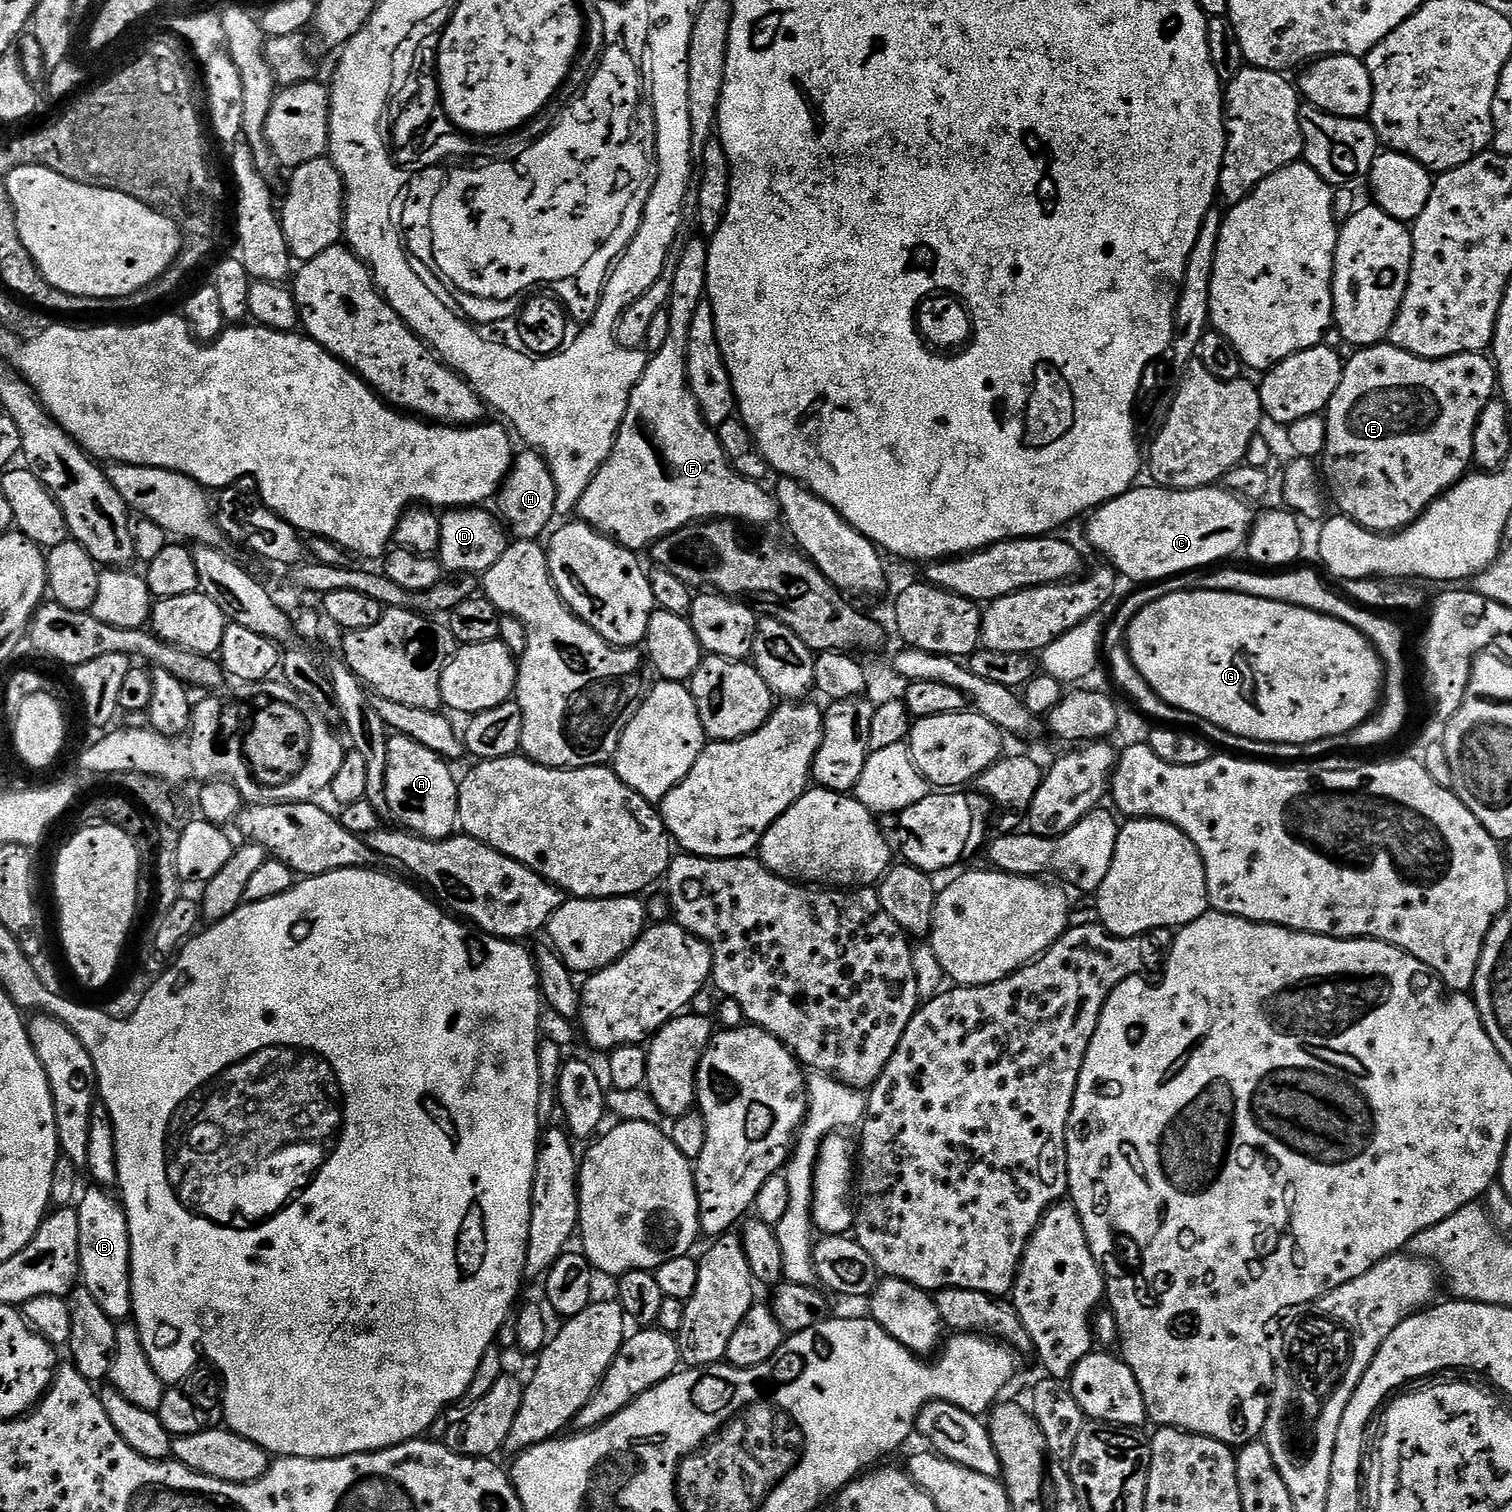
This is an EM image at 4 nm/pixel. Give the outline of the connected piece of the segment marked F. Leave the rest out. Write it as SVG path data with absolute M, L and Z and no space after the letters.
M700 240L690 241L680 260L675 261L672 299L667 306L670 334L662 348L648 356L648 367L630 394L628 412L624 415L620 433L616 435L616 444L596 477L588 482L586 494L582 494L580 499L579 519L628 549L651 549L657 540L663 540L689 524L709 520L745 520L748 524L768 524L778 516L773 493L769 489L767 492L757 481L742 478L742 474L732 469L732 463L726 458L716 437L716 428L705 422L704 414L688 387L690 322L694 322L694 310L705 303L708 287L708 244Z

